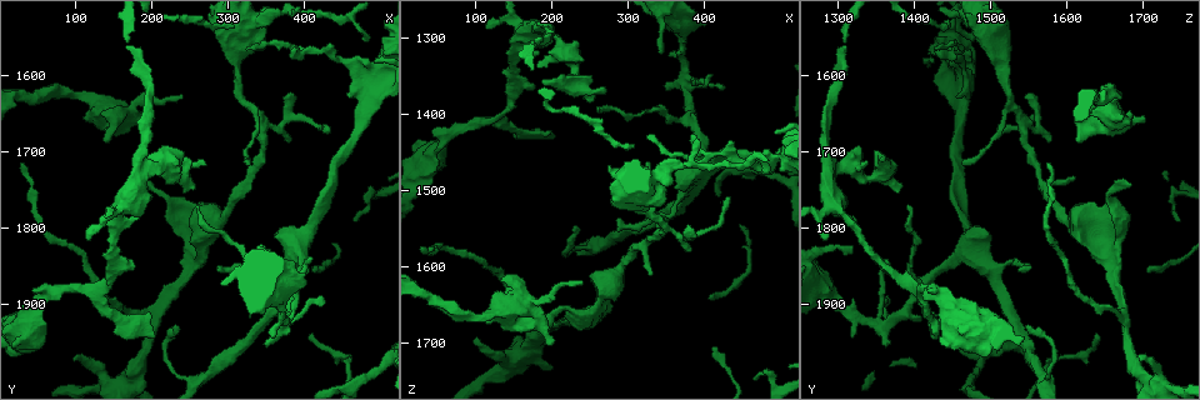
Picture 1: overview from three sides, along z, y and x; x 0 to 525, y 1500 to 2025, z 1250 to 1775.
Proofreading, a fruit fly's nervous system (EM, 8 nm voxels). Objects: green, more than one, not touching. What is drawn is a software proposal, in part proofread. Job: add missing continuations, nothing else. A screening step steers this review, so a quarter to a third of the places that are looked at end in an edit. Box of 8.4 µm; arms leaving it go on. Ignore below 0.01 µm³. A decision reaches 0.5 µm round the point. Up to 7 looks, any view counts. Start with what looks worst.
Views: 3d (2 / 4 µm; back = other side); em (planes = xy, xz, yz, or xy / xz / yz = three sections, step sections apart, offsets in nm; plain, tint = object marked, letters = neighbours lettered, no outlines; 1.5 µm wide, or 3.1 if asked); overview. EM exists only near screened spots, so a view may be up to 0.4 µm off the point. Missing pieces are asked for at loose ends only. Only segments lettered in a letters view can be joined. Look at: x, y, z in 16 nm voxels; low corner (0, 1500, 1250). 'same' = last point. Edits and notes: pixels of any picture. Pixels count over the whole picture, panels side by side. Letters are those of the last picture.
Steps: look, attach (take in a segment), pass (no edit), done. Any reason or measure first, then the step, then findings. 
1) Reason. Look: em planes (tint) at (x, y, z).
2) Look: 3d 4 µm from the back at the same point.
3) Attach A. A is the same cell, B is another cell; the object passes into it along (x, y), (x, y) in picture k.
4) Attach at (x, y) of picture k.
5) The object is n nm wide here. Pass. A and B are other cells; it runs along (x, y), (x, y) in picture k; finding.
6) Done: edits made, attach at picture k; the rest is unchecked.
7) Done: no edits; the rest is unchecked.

Tapers out. Look: 3d 4 µm at (240, 1620, 1620).

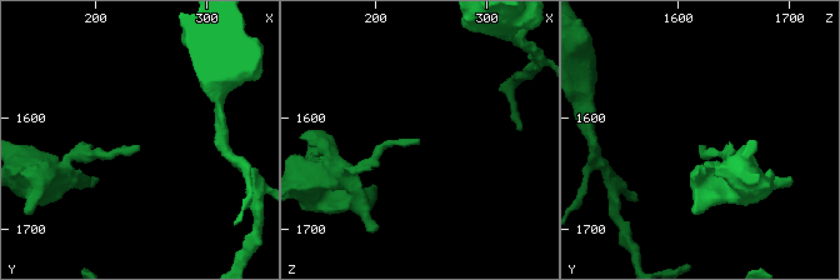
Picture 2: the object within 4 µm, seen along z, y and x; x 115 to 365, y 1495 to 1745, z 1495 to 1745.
Look: em xy step 8 (letters) at (238, 1624, 1622).

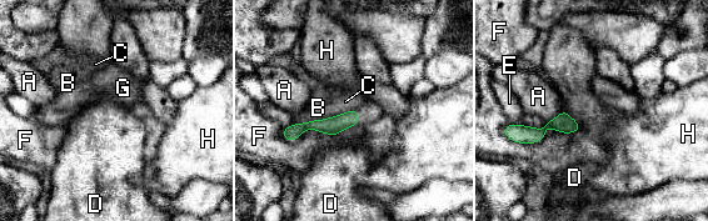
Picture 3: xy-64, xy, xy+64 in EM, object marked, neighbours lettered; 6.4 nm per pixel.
Another direction. Look: em planes (letters) at the same point.

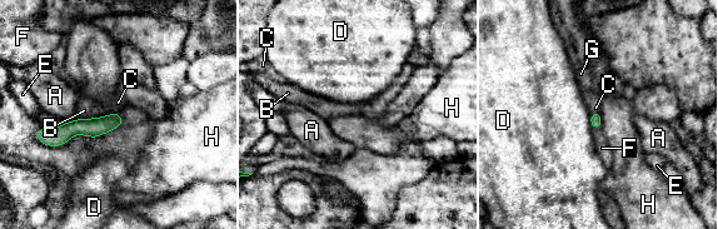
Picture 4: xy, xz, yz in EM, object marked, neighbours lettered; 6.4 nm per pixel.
Pass. A, B, C, D, E, F, G and H are other cells; it runs along (118, 118), (98, 127), (45, 132) in picture 4; no lettered segment goes on from it.

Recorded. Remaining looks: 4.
Free end. Look: em xy step 4 (letters) at (425, 1890, 1365).

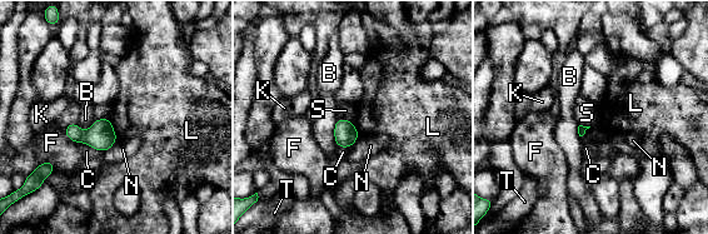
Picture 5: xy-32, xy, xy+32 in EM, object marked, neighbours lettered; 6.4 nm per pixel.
Cut it another way. Look: em planes (letters) at the same point.

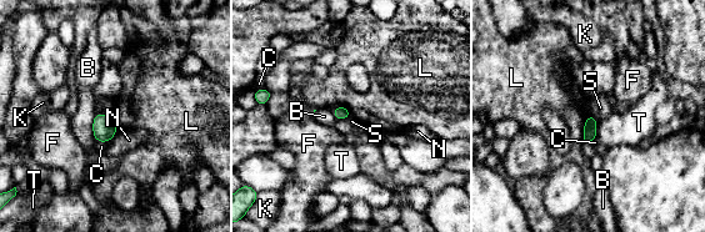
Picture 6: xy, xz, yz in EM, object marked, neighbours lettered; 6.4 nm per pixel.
Pass. B, C, F, K, L, N, S and T are other cells; a border runs along (589, 114), (584, 124), (581, 141) in picture 6; no lettered segment goes on from it.

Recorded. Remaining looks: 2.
Thin end. Look: em planes (letters) at (195, 1745, 1680).

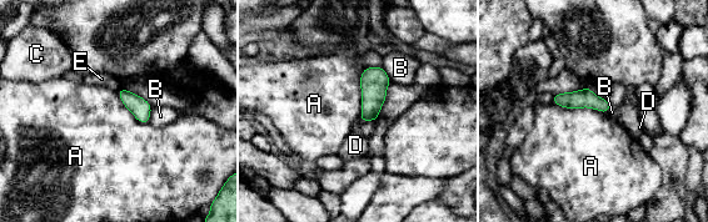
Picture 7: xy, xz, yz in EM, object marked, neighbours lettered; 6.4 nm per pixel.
Pass. A, B, C, D and E are other cells; a border runs along (552, 102), (607, 114) in picture 7; none of them fits.

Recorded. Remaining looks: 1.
Done: no edits; the rest is unchecked.

